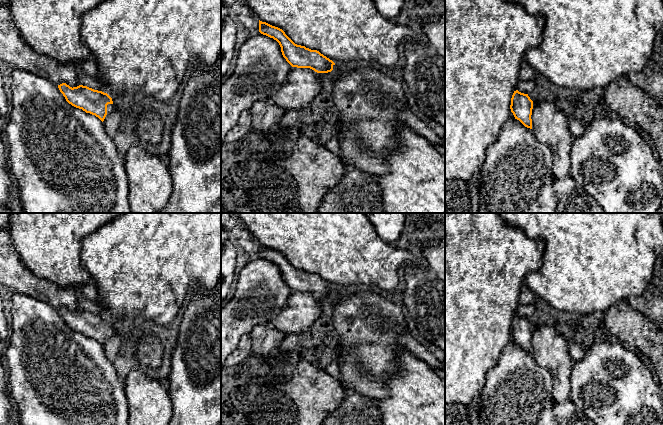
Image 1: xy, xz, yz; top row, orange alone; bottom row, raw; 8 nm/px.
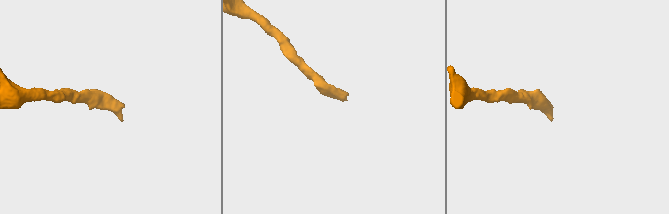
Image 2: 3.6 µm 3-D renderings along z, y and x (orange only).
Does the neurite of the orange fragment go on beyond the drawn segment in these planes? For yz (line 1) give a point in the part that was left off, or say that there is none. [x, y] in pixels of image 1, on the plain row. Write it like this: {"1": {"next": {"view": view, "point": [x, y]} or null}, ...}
{"1": {"next": null}}

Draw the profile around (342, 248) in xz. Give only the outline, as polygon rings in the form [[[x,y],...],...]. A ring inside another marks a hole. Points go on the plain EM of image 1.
[[[237,213],[237,215],[258,244],[282,253],[295,268],[305,270],[311,274],[317,274],[334,287],[353,284],[361,286],[362,289],[375,286],[384,291],[395,292],[399,284],[398,271],[400,266],[405,262],[408,262],[409,265],[419,266],[418,259],[413,254],[407,250],[395,247],[392,243],[383,241],[365,213]]]

